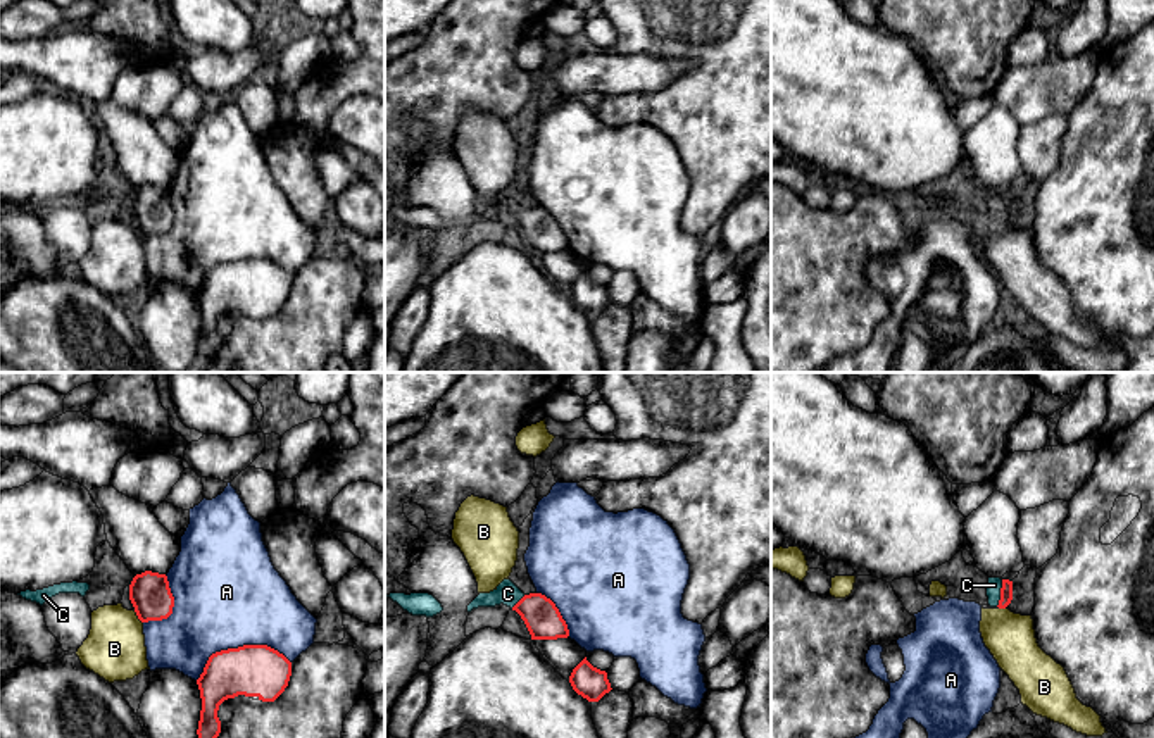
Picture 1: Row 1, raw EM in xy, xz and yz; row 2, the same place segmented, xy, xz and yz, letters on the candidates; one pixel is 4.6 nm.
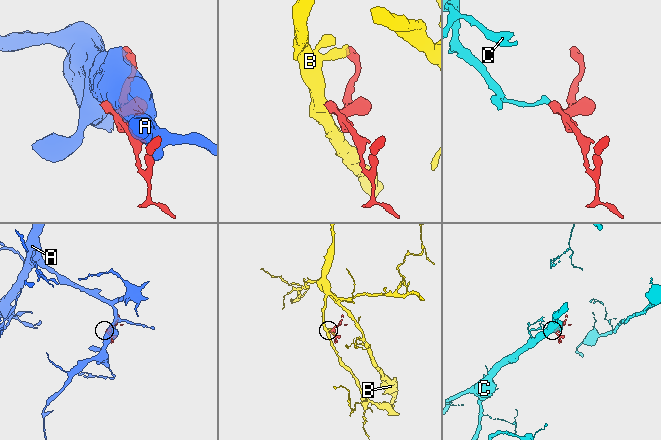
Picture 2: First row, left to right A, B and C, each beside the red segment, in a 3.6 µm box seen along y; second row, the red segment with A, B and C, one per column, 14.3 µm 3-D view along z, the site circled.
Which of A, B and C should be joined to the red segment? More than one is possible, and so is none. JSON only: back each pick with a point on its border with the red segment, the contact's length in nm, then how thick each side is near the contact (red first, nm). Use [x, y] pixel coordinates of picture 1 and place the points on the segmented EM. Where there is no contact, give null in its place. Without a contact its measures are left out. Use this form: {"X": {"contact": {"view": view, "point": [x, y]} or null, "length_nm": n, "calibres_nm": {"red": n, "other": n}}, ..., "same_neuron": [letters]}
{"C": {"contact": {"view": "yz", "point": [1001, 594]}, "length_nm": 130, "calibres_nm": {"red": 60, "other": 70}}, "same_neuron": ["C"]}

